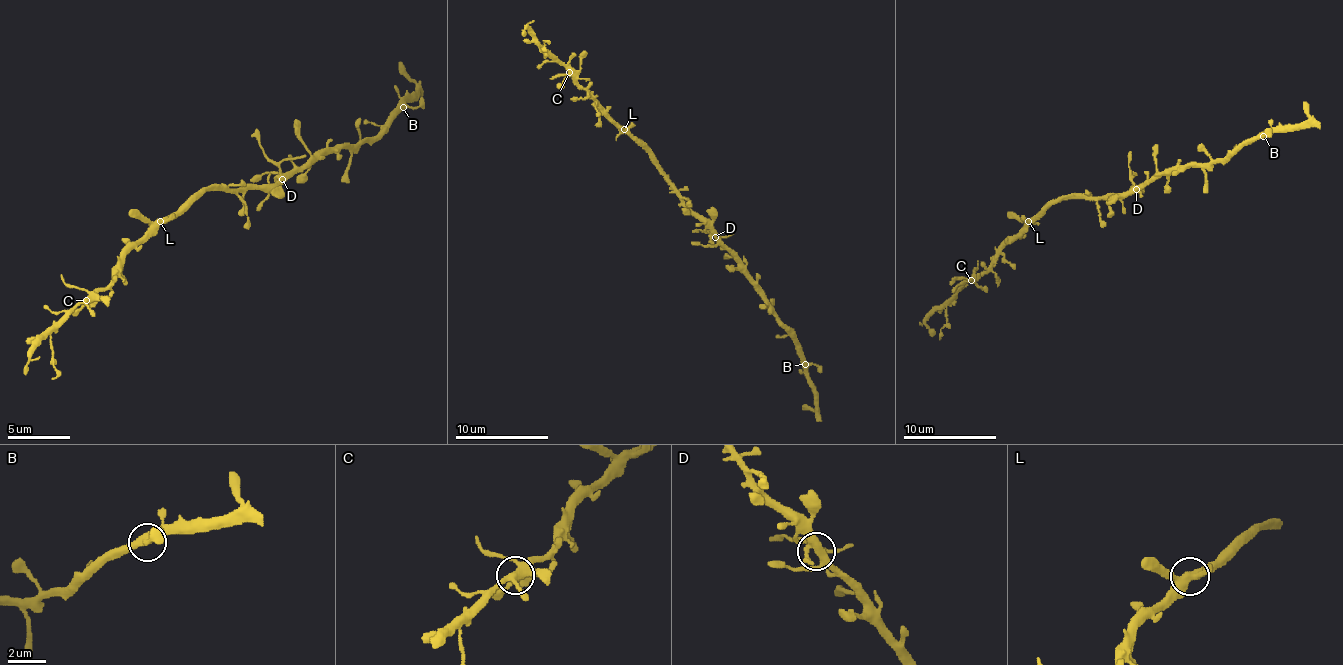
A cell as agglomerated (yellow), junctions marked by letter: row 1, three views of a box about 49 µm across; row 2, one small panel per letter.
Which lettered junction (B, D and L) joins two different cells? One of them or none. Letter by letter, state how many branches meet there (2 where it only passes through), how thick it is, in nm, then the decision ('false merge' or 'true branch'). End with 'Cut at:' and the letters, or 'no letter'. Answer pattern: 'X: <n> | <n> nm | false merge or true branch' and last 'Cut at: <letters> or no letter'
B: 4 | 400 nm | true branch
D: 5 | 400 nm | true branch
L: 5 | 400 nm | true branch
Cut at: no letter

